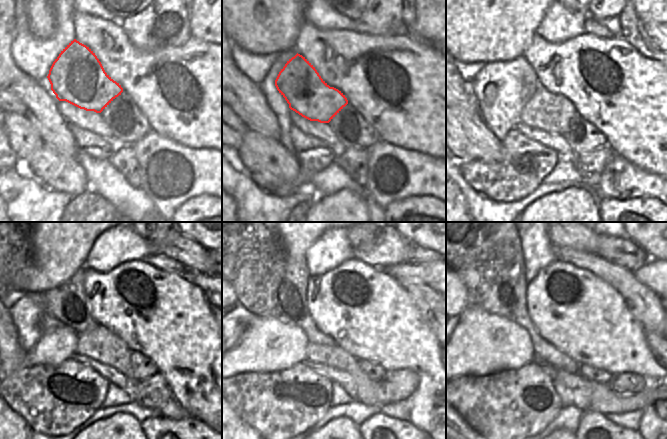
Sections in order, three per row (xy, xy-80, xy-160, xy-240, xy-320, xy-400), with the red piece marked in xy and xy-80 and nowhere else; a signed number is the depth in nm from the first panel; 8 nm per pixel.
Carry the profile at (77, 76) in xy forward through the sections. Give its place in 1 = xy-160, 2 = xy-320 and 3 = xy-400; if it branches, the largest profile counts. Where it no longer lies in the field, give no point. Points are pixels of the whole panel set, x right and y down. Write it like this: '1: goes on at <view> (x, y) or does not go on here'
1: goes on at xy-160 (546, 111)
2: goes on at xy-320 (334, 356)
3: goes on at xy-400 (603, 400)

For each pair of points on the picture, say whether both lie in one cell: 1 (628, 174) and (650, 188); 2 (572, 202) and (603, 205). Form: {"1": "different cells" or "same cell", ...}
{"1": "same cell", "2": "different cells"}

